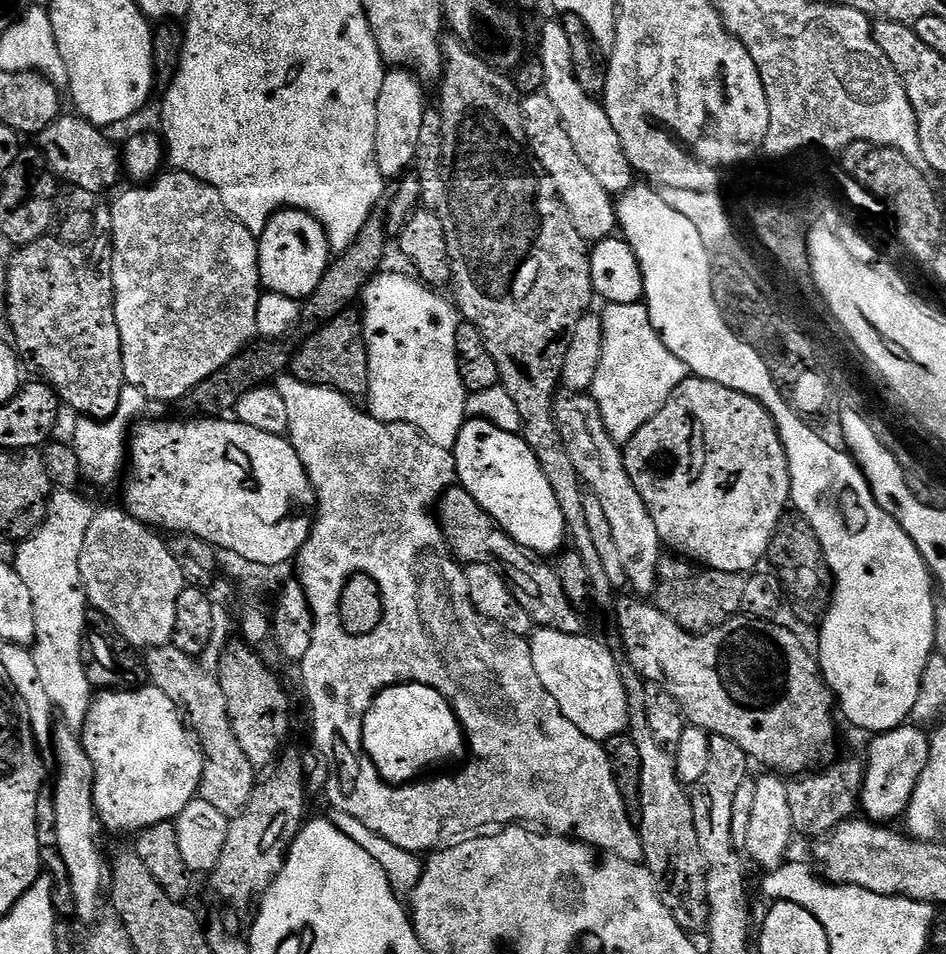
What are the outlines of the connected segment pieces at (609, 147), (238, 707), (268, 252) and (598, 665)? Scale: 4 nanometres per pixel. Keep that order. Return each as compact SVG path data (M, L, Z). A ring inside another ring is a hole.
M559 19L550 21L540 32L540 68L544 71L542 91L558 109L558 118L562 118L562 126L566 126L566 134L570 134L570 142L578 153L578 158L582 158L586 170L594 174L594 179L611 196L619 197L620 193L634 183L630 158L626 158L626 150L622 150L622 138L618 138L614 131L614 125L610 123L603 103L597 97L588 96L586 90L578 86L578 78L574 74L574 58L570 54L570 42Z
M232 642L225 647L218 665L218 679L222 694L226 694L226 710L230 714L230 726L234 726L234 738L238 738L238 746L242 746L253 768L268 770L285 751L284 743L292 728L292 706L288 702L287 690L268 669L267 662L255 656L252 653L255 651L247 643L239 643Z
M281 208L268 220L264 233L258 237L258 243L260 283L267 291L286 294L286 298L301 302L314 294L330 263L328 236L318 218L297 208Z
M536 628L530 636L530 654L542 686L558 702L558 710L586 734L601 742L627 729L627 698L618 674L618 660L607 643L591 640L591 635L571 636L558 630Z

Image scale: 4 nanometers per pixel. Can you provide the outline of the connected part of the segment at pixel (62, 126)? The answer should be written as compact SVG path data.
M61 114L55 122L38 134L38 147L46 162L52 167L57 181L65 185L82 186L82 190L103 193L103 188L112 188L122 176L122 152L115 148L101 129L79 114Z

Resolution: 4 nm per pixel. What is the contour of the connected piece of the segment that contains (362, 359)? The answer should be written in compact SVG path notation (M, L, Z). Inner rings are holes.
M359 311L338 314L338 318L322 325L307 338L309 340L300 349L295 349L290 365L291 375L307 384L333 388L349 398L367 397L370 382L368 347L364 341L364 321Z

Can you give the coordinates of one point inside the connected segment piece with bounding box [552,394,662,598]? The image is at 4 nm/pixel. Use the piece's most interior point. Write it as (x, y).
(600, 462)

